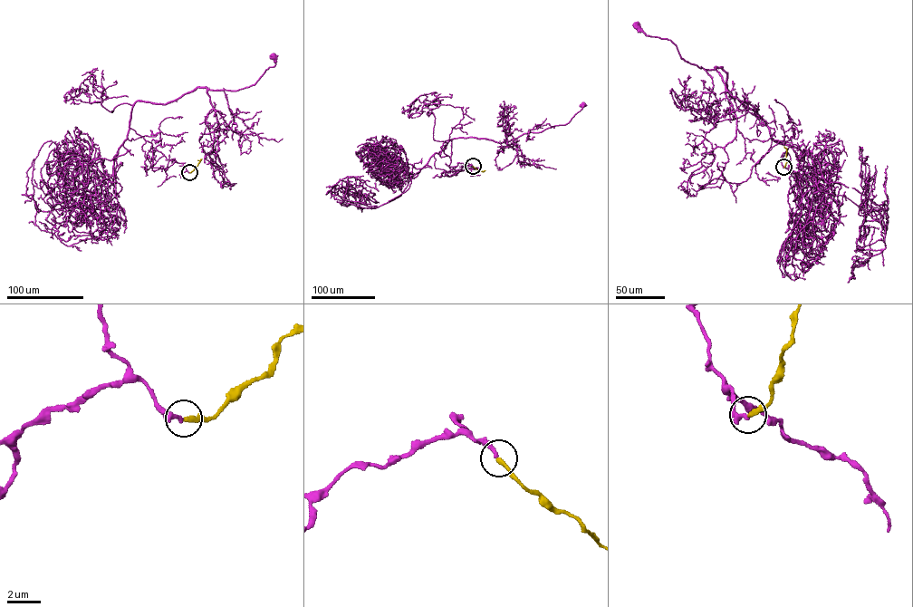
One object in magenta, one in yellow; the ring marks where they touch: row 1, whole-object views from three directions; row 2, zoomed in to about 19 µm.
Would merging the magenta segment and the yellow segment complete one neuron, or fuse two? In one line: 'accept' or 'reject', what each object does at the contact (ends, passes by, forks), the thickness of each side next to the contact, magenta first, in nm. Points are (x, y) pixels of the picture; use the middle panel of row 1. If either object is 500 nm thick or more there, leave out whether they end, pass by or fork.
accept; magenta ends there; yellow ends there; 240 nm thick on the magenta side, 280 nm on the other

